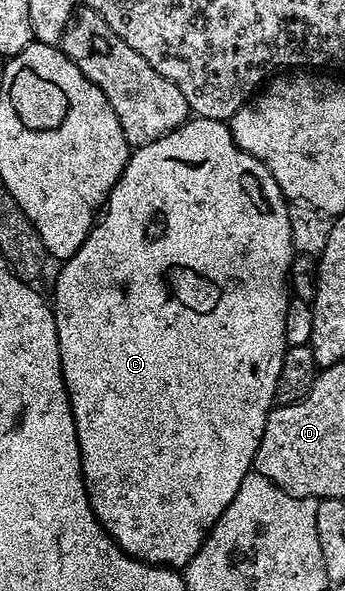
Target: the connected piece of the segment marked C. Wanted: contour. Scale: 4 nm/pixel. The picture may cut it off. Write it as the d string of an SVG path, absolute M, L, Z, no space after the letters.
M192 116L181 127L177 127L169 135L157 139L148 145L140 145L127 158L127 165L121 171L117 183L111 188L111 194L107 196L107 203L102 210L101 216L92 225L85 243L81 243L79 250L67 261L62 262L60 274L53 290L53 308L55 311L55 322L57 323L57 343L61 355L61 371L63 381L67 385L67 394L71 400L73 419L77 427L77 439L81 451L81 463L83 464L83 482L89 495L89 503L97 515L97 519L106 529L107 534L115 539L115 544L127 554L128 557L135 557L139 561L150 561L162 563L168 569L182 570L191 562L191 557L197 555L199 548L203 546L203 540L207 538L211 528L221 519L225 507L233 503L233 495L237 495L237 487L241 487L241 479L245 479L247 473L252 472L257 455L257 447L261 443L261 435L265 435L265 423L271 414L275 400L275 388L277 387L277 375L281 375L281 359L285 359L287 340L285 339L285 315L289 308L289 278L291 275L291 258L296 251L293 247L293 239L289 231L288 200L284 197L281 187L277 187L277 179L269 175L269 167L253 155L241 151L233 139L231 127L227 121L214 121L204 117Z

